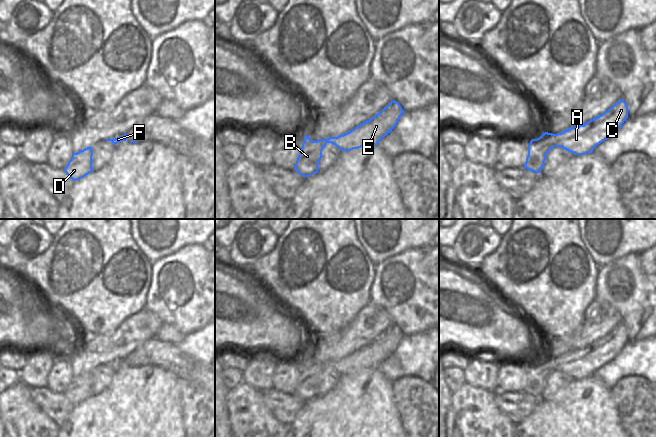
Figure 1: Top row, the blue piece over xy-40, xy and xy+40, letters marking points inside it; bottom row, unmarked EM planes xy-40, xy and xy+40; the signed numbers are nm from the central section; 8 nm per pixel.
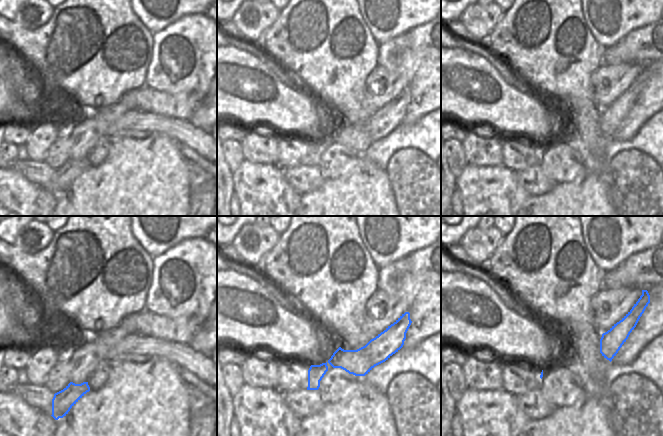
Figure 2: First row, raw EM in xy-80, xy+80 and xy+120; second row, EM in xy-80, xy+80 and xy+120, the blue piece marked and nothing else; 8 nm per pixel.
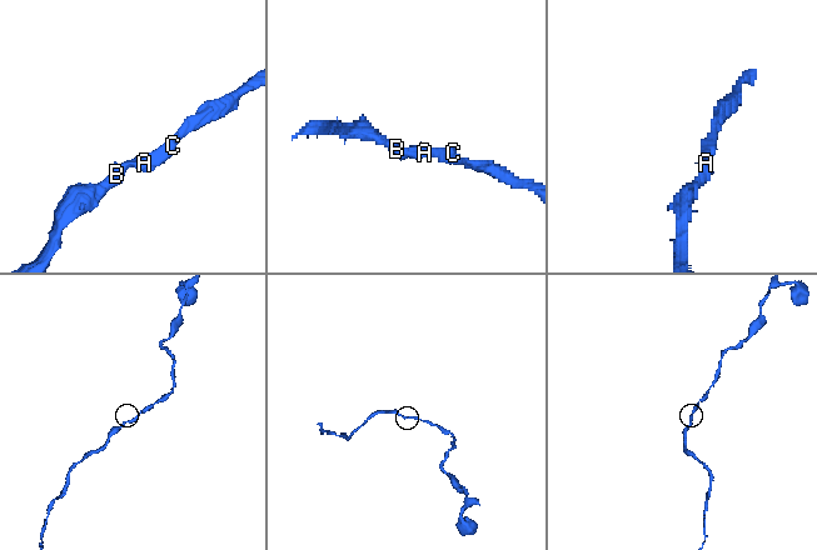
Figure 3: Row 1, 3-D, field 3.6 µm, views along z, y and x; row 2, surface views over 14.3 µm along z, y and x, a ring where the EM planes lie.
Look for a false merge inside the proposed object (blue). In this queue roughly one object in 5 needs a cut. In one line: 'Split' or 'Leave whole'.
Leave whole

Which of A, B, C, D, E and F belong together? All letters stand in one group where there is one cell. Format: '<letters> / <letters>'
A B C D E F

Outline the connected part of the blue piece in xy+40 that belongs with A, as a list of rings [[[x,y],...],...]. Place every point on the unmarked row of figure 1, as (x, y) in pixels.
[[[621,323],[583,349],[557,358],[545,356],[539,362],[530,365],[524,392],[540,397],[546,380],[553,371],[561,371],[574,379],[592,377],[597,369],[612,361],[627,342],[628,330]]]

